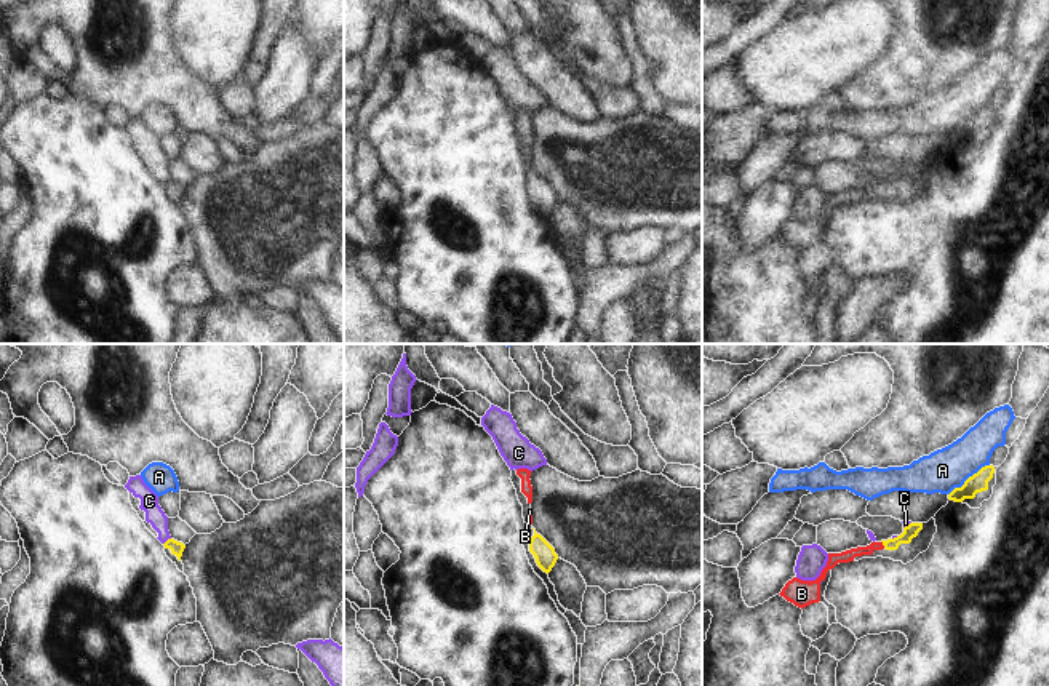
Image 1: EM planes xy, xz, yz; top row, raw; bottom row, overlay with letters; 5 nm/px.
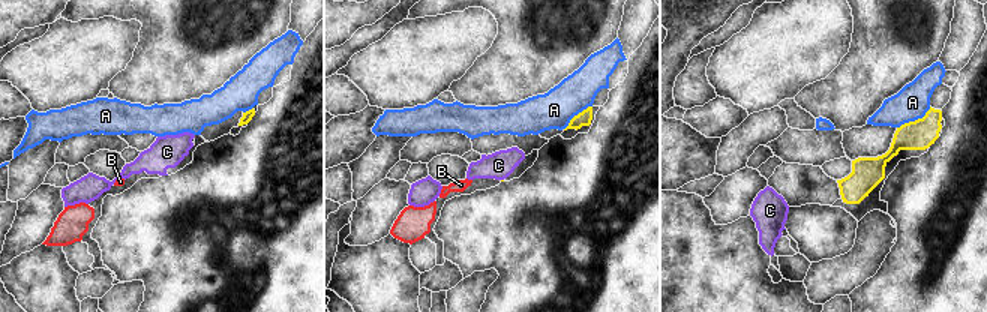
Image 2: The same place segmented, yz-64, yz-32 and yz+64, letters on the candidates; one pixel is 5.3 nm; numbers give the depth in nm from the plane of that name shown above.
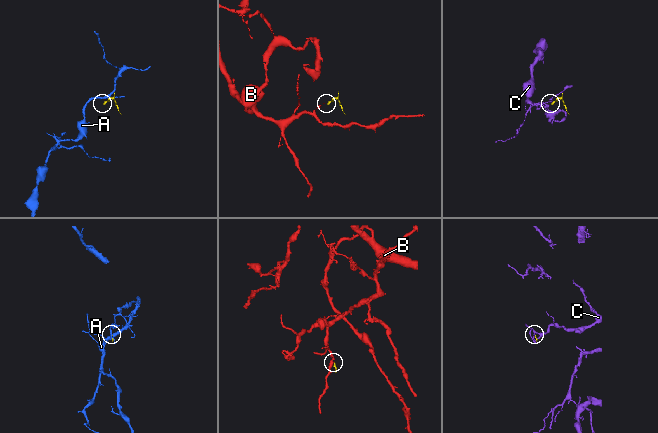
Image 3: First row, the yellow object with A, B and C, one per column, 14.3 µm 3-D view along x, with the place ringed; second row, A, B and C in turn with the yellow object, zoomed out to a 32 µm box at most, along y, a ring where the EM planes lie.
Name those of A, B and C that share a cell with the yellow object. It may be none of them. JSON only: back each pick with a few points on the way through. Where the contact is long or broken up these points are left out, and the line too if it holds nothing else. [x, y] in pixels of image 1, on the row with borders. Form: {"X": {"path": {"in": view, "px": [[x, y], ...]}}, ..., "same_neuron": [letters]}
{"B": {"path": {"in": "yz", "px": [[910, 531], [893, 544], [883, 544], [845, 557]]}}, "same_neuron": ["B"]}

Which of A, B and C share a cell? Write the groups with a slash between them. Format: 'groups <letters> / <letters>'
groups A / B / C

